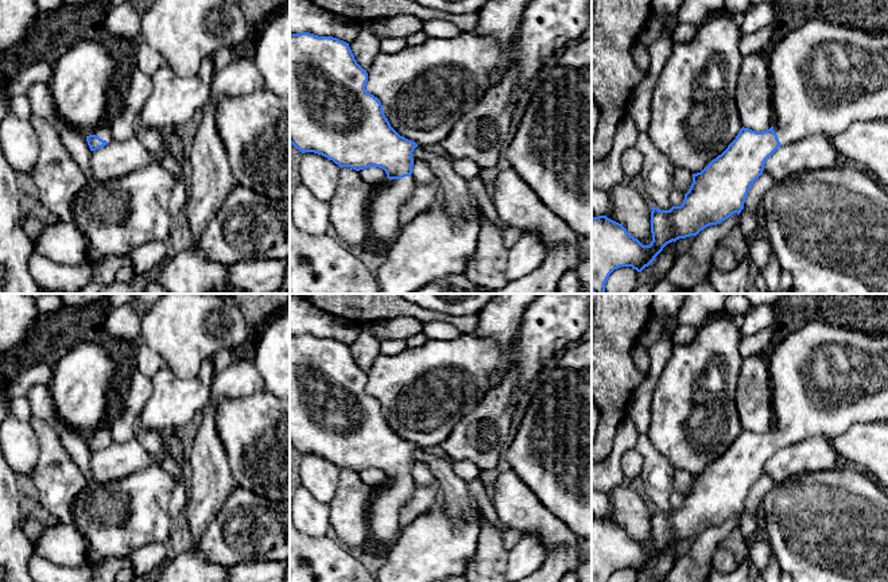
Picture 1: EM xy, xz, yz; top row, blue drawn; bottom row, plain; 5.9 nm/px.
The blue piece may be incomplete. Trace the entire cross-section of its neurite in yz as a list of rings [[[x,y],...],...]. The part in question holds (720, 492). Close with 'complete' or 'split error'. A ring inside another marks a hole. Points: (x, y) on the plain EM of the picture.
[[[825,321],[808,322],[773,349],[768,373],[773,427],[763,434],[742,428],[721,457],[701,474],[693,476],[693,485],[680,508],[670,512],[652,508],[649,547],[643,547],[606,517],[592,520],[592,582],[608,582],[620,569],[641,574],[667,546],[697,538],[705,529],[740,516],[751,488],[780,447],[813,436],[831,439],[857,423],[888,423],[888,333],[866,334]]]; split error

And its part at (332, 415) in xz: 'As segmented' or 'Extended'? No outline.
Extended

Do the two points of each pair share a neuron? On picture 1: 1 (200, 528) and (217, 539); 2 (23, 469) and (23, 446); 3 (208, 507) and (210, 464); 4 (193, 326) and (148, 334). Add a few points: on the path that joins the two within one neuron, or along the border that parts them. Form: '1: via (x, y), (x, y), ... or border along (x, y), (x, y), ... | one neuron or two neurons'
1: border along (223, 504), (197, 547) | two neurons
2: via (23, 464), (23, 451) | one neuron
3: via (208, 496), (210, 474) | one neuron
4: via (182, 328), (159, 330) | one neuron

